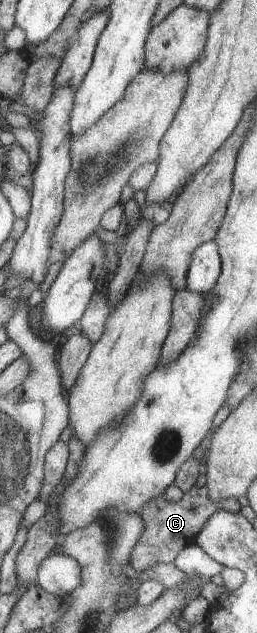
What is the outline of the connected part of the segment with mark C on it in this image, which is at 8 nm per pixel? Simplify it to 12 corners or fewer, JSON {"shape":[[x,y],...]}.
{"shape":[[206,485],[152,499],[132,551],[139,574],[174,564],[224,501]]}

